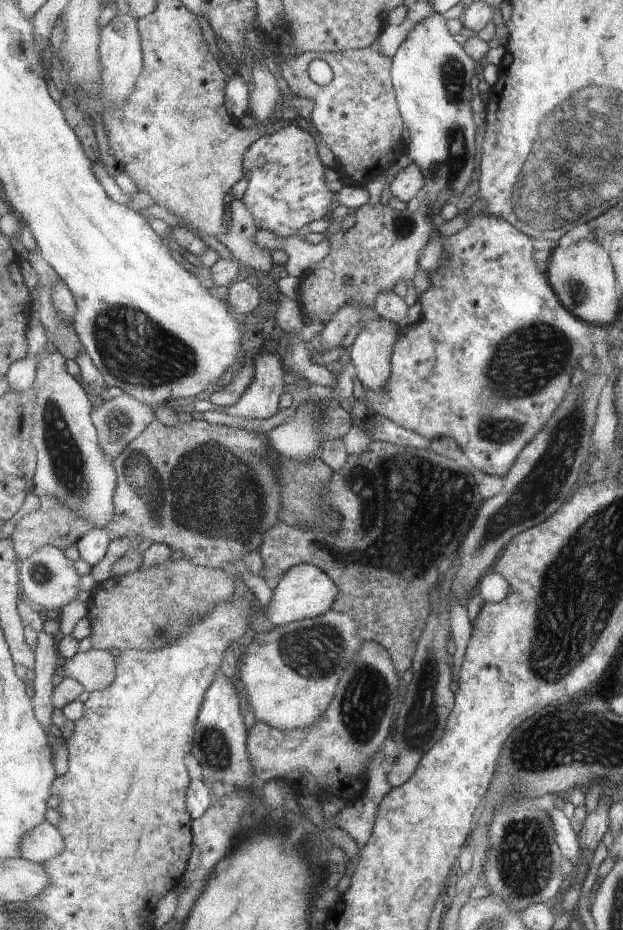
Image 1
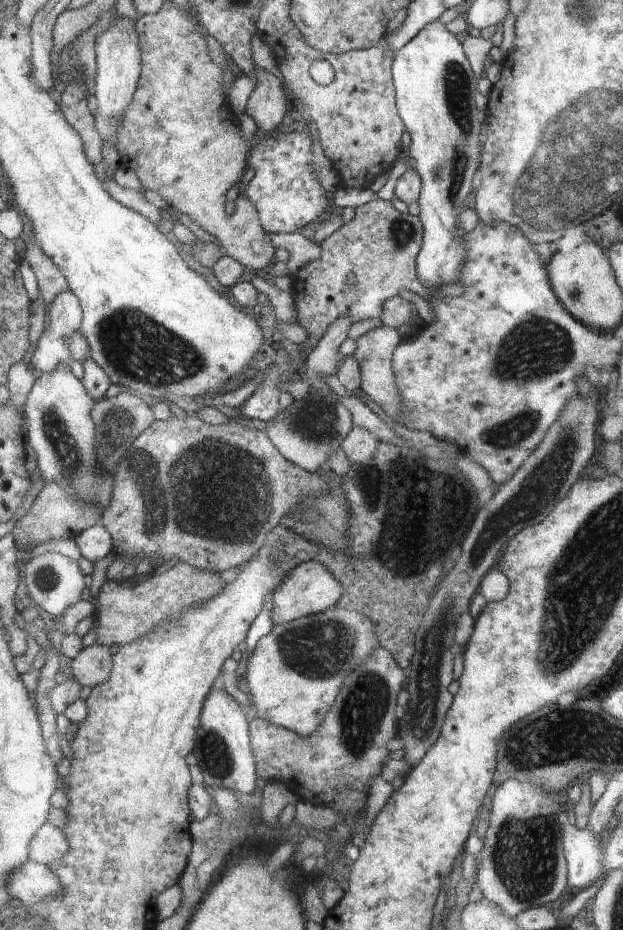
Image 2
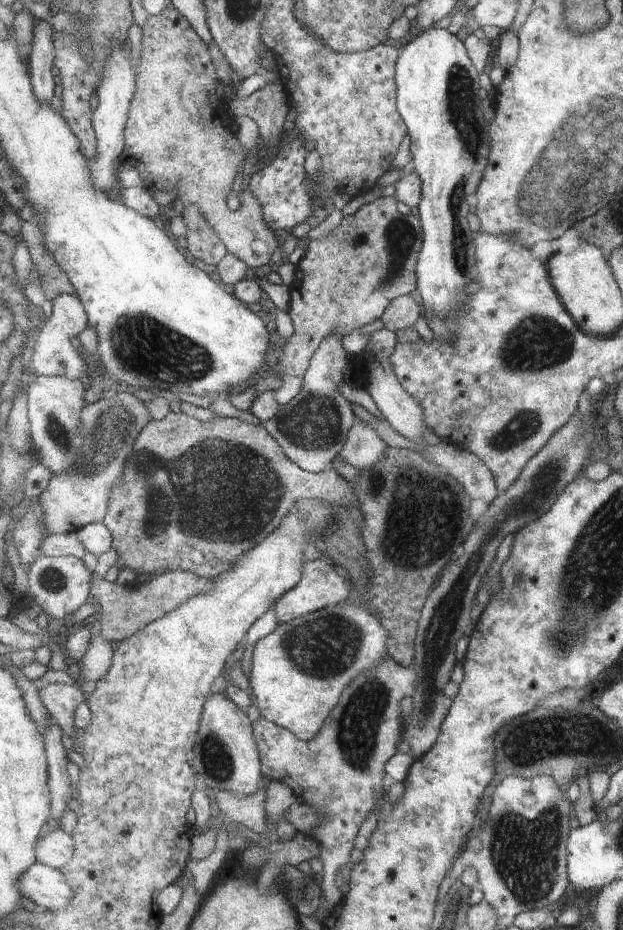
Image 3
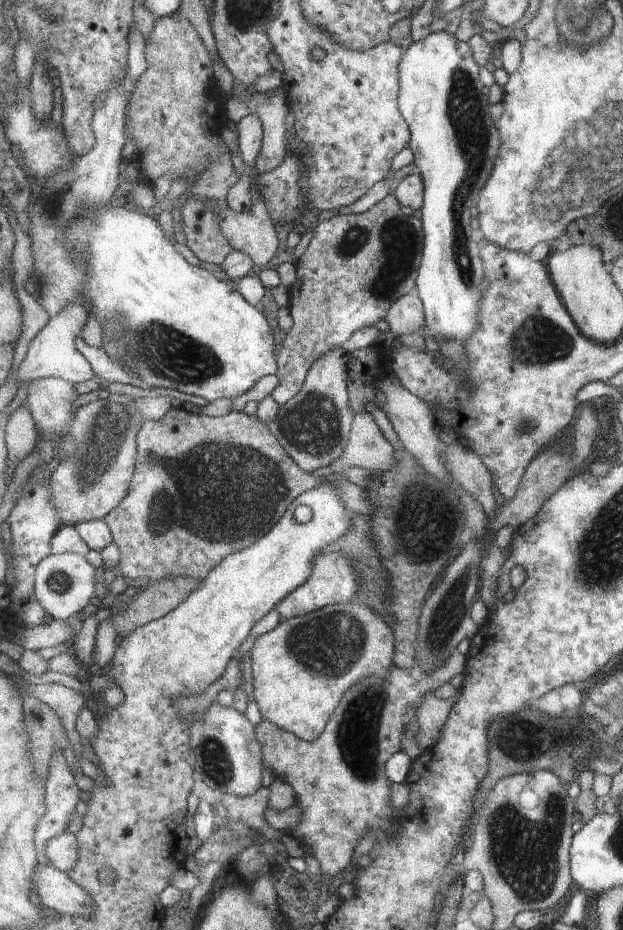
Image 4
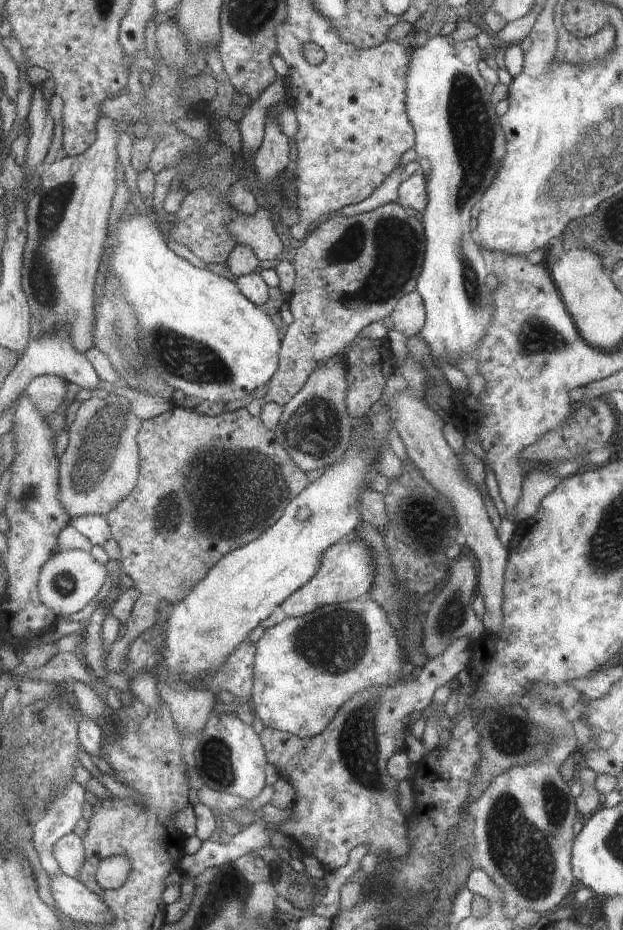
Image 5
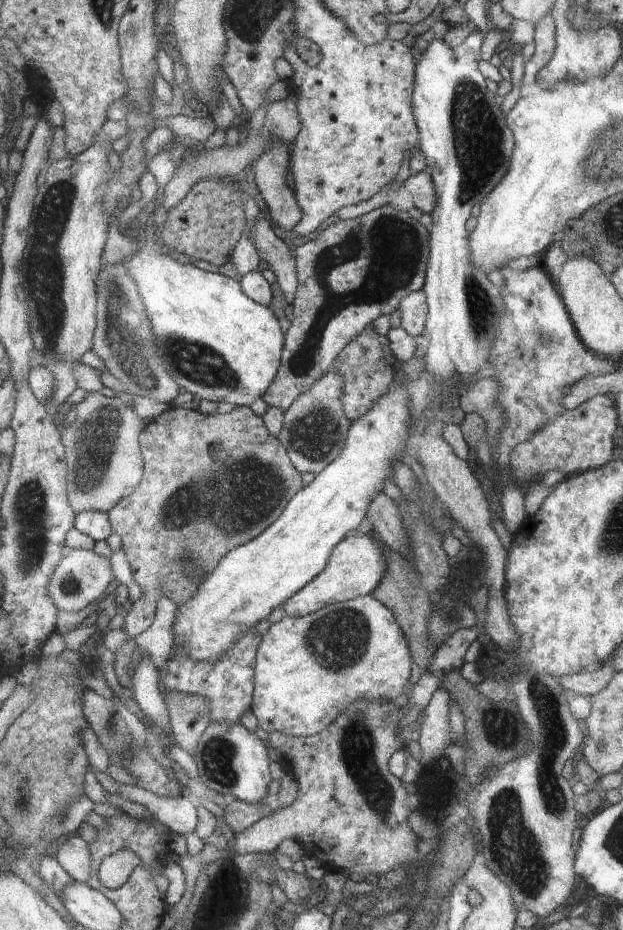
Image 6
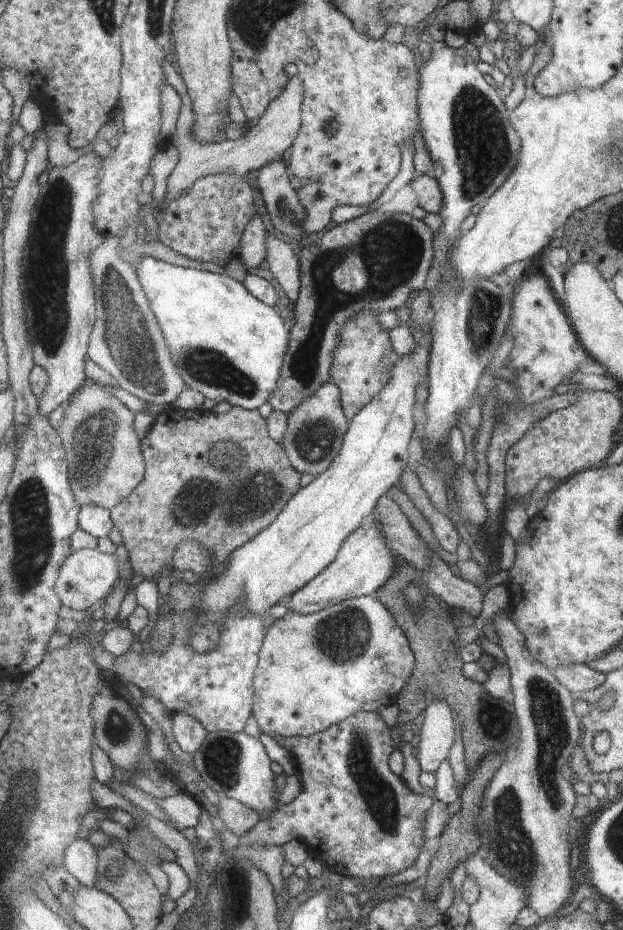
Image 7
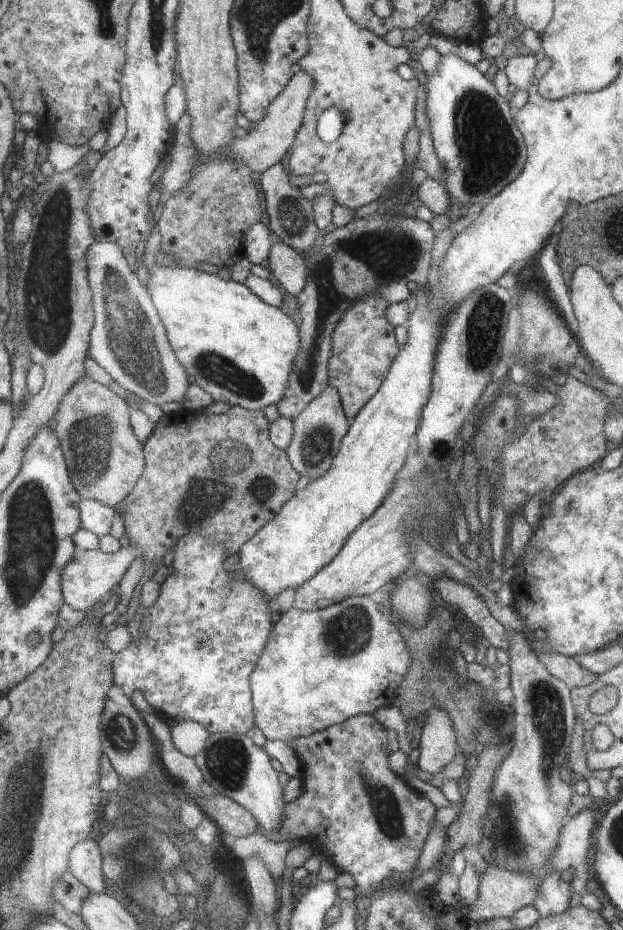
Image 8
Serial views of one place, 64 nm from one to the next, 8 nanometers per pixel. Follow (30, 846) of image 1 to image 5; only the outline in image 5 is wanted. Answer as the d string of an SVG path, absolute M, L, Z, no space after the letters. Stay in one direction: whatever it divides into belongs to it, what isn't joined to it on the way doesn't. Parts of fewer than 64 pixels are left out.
M74 832L62 837L54 846L54 856L65 874L80 879L86 864L86 845L83 837Z

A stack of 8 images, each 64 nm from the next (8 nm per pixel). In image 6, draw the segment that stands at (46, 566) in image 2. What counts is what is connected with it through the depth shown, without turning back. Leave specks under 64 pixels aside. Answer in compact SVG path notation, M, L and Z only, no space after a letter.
M67 547L64 560L60 562L50 585L50 596L59 610L80 611L106 597L117 584L112 573L112 560L100 556L95 550Z

